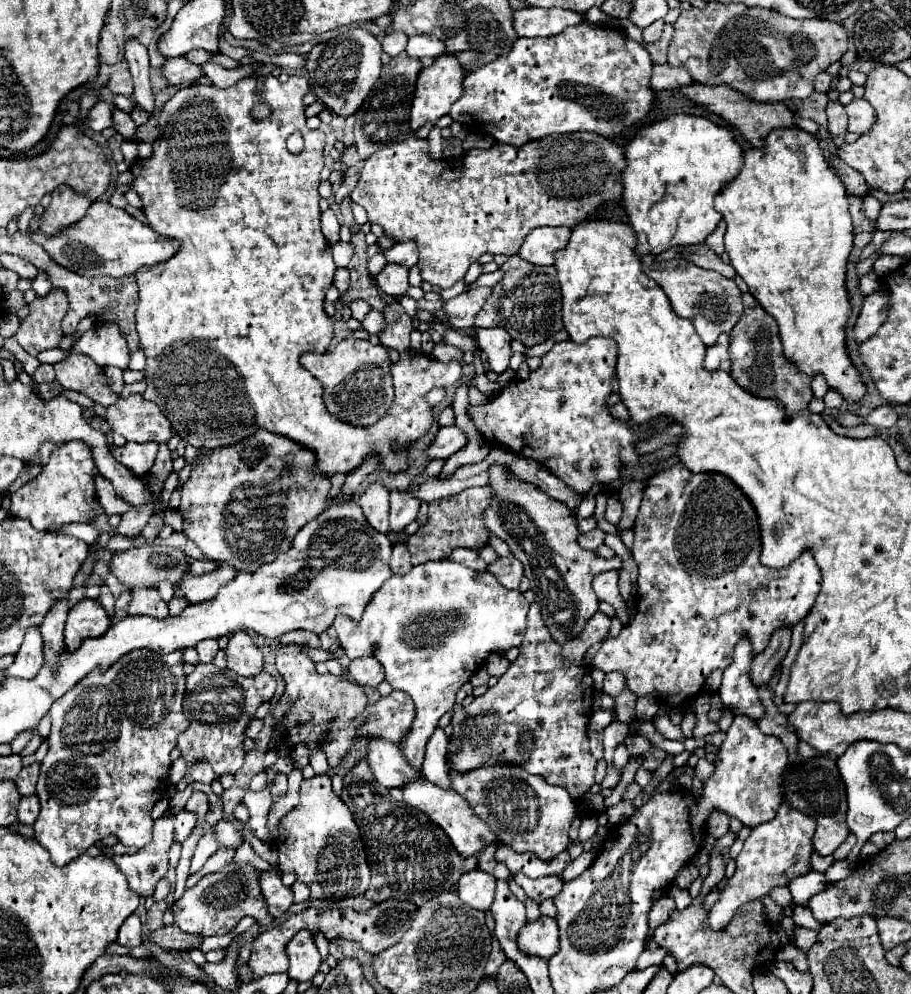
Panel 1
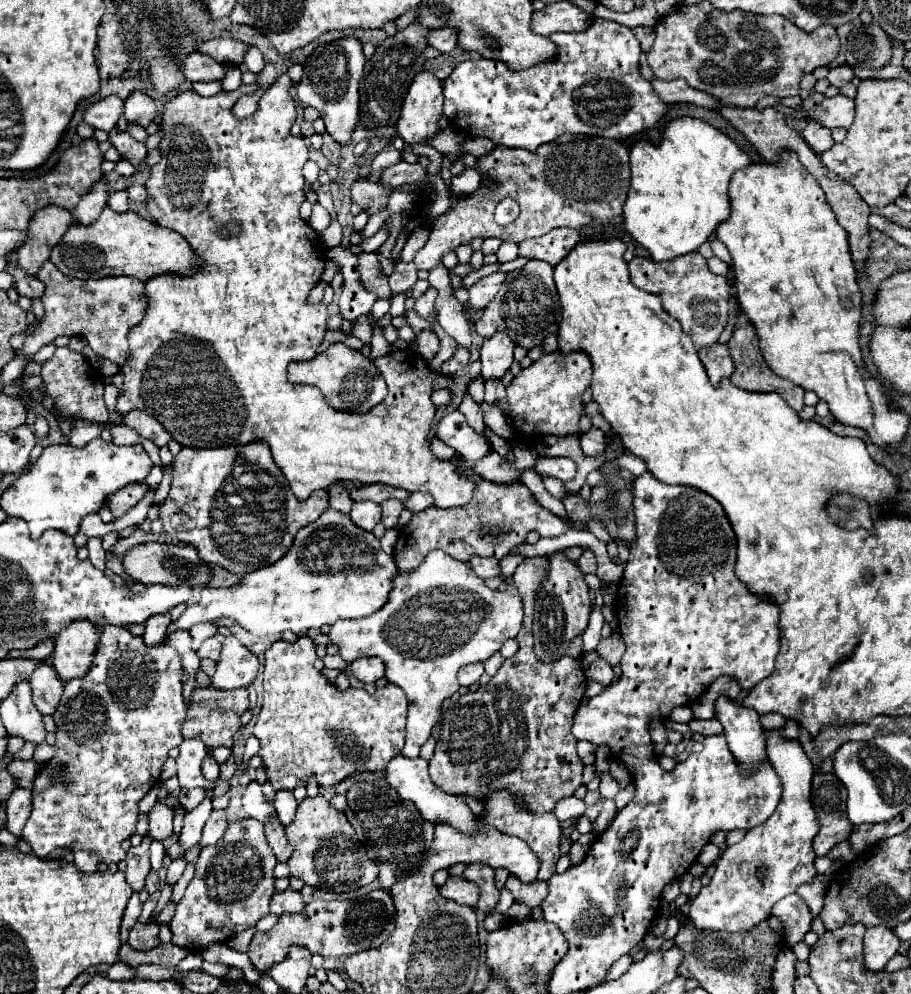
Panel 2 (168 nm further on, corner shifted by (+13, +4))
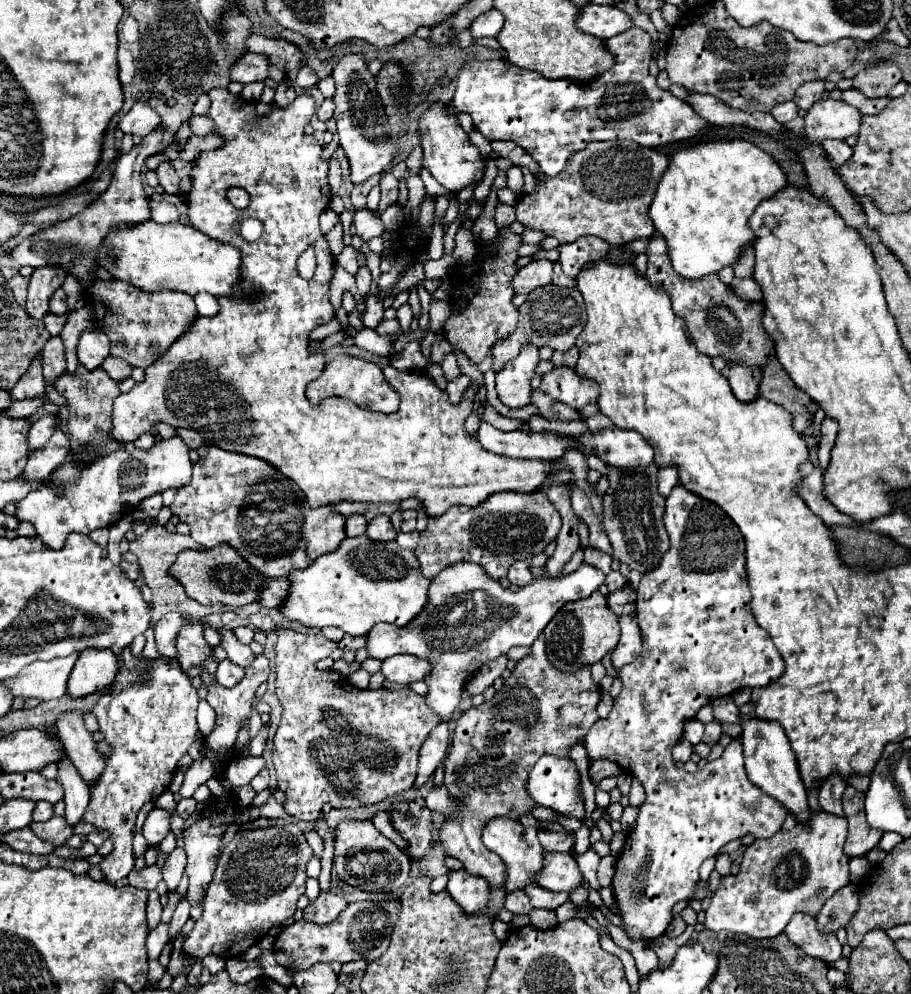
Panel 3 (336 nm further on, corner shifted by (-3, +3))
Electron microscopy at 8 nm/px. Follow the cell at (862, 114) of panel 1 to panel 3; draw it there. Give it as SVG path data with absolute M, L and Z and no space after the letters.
M820 100L812 110L806 114L806 140L820 144L822 140L846 140L848 136L858 134L860 128L860 110L848 106L840 100Z

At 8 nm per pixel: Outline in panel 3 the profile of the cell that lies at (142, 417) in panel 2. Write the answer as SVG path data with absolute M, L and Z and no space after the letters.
M182 428L182 430L178 430L178 436L190 446L190 448L200 448L202 444L206 444L206 440L196 432L196 430L186 430L186 428Z

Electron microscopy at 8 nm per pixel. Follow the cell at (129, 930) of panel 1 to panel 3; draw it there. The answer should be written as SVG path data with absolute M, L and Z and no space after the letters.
M156 890L148 892L148 928L156 928L160 924L160 914L162 914L162 906L158 900Z

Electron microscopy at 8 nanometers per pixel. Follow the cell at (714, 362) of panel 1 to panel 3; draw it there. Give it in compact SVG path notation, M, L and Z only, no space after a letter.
M734 364L732 368L728 368L728 382L730 388L734 392L734 396L740 402L752 402L758 398L760 390L760 370L750 370L748 366L742 364Z

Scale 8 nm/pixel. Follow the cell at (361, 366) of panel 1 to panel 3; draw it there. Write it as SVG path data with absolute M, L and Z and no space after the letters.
M340 354L332 362L328 362L322 376L308 384L306 396L308 396L310 404L320 404L320 400L324 400L324 398L338 396L338 398L346 398L346 400L354 402L356 406L360 406L364 410L374 410L374 412L384 412L384 414L396 412L398 404L400 404L398 394L388 386L388 382L382 376L382 370L374 362L366 362L366 360L348 356L348 354Z

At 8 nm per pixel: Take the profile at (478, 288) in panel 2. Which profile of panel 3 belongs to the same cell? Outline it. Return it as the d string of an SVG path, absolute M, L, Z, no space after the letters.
M534 260L528 266L520 268L516 278L512 280L516 294L528 294L528 292L532 292L532 288L550 284L552 268L554 268L554 262L550 262L550 260Z

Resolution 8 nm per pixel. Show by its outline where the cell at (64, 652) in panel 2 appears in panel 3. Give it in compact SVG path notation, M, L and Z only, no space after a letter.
M84 650L76 660L66 692L72 698L84 698L110 686L116 672L118 672L118 658L114 656L114 652Z

